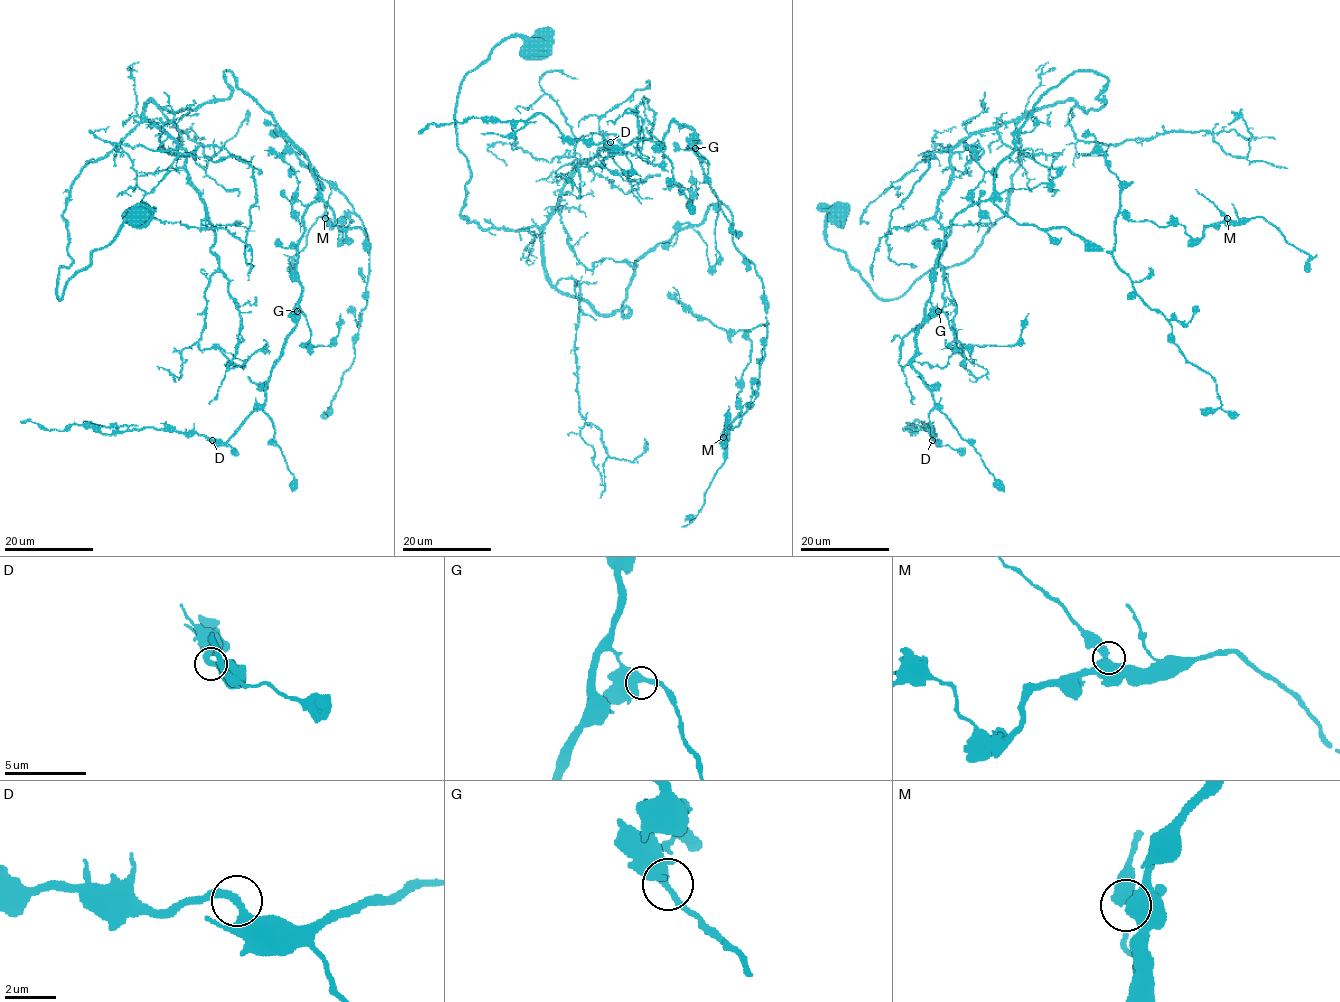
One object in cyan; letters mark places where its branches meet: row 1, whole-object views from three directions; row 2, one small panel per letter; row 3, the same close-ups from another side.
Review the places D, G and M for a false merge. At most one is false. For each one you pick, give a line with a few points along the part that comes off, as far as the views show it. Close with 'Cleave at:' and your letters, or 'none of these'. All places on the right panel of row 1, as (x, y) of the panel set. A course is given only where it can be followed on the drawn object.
Cleave at: none of these

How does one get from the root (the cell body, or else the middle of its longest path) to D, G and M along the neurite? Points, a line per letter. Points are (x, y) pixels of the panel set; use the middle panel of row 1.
D: (536, 48), (462, 82), (461, 214), (536, 226), (547, 279), (624, 317), (718, 200), (690, 128), (610, 142)
G: (536, 48), (462, 82), (461, 214), (536, 226), (560, 291), (629, 314), (718, 201), (695, 148)
M: (536, 48), (462, 82), (461, 214), (536, 226), (547, 279), (624, 317), (721, 202), (766, 313), (723, 437)

